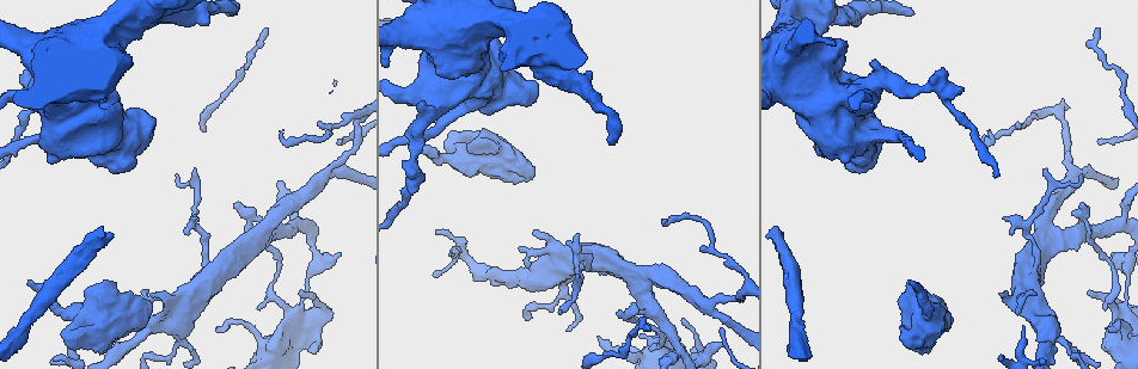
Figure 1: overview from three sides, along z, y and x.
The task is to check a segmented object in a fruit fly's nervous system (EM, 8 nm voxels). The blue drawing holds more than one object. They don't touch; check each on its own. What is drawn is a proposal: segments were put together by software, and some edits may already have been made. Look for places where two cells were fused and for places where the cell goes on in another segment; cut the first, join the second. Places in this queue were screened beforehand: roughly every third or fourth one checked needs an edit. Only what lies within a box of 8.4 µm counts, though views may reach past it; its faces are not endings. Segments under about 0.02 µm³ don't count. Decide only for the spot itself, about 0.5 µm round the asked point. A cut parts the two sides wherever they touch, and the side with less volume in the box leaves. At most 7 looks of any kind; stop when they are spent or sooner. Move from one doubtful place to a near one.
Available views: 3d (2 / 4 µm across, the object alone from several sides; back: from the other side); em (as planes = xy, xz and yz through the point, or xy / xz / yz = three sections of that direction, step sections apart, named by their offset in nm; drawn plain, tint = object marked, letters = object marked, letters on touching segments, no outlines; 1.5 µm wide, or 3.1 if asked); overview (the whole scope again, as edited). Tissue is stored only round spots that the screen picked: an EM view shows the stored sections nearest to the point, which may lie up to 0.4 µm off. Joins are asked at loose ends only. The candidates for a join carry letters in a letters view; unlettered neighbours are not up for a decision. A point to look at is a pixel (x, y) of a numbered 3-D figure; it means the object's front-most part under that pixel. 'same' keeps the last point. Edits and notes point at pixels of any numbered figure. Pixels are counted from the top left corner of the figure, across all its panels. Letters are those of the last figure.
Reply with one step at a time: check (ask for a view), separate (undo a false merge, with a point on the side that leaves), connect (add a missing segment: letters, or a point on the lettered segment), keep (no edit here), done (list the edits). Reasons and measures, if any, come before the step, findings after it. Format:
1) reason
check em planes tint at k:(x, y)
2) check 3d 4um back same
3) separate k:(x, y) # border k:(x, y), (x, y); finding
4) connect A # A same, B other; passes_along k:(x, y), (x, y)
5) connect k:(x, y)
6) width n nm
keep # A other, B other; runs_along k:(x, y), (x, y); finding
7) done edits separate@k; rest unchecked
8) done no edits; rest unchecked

check 3d 2um at 1:(664, 221)

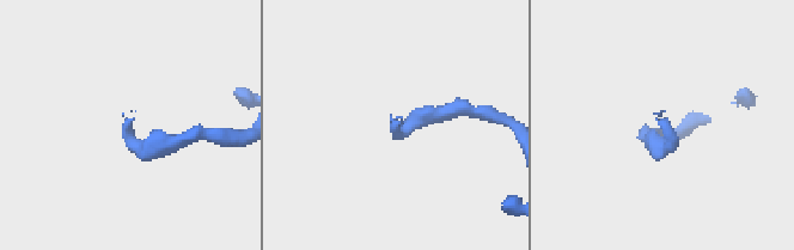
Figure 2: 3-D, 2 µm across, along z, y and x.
check em planes tint at 2:(390, 124)

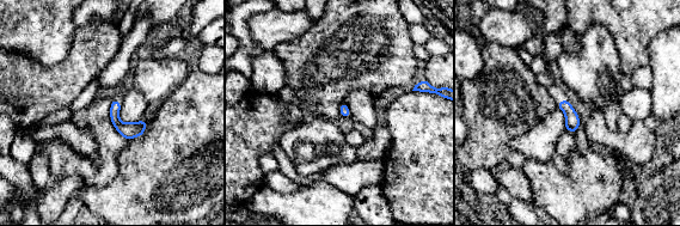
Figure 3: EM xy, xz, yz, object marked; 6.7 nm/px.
check em planes letters same

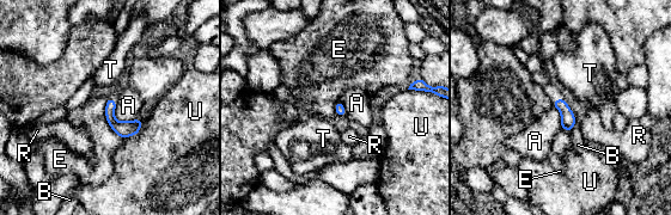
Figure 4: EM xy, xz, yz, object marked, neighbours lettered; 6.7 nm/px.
width 70 nm
keep # A other, B other, E other, R other, T other, U other; no lettered segment goes on from it

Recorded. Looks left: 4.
an open end
check em yz step 8 tint at 1:(282, 325)

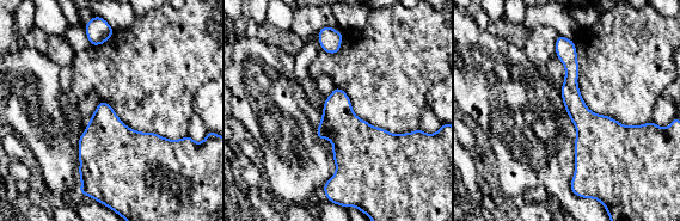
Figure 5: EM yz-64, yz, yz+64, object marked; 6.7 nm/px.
check em planes letters same

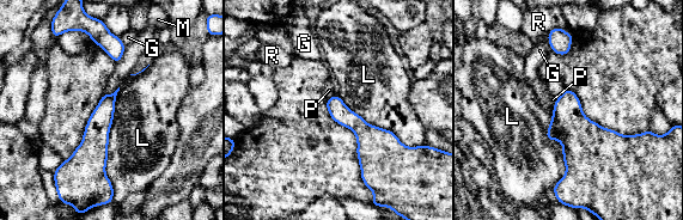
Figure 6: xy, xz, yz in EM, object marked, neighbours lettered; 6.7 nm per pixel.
keep # G other, L other, M other, P other, R other; border 6:(120, 87), (105, 166), (113, 193); no lettered segment goes on from it

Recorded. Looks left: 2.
check em planes letters at 1:(619, 317)

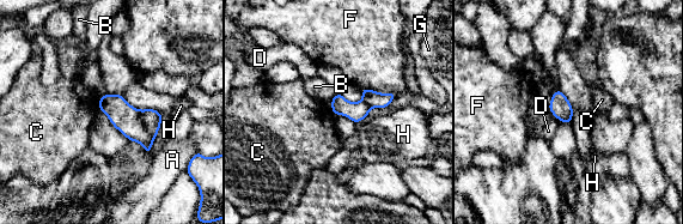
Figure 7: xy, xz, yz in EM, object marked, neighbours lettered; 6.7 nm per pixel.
width 130 nm
separate 7:(124, 117) # A other, B other, C other, D other, F other, G other, H other; border 7:(139, 110), (139, 116), (152, 141); two cells meet here

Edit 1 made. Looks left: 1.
done edits separate@7; rest unchecked

